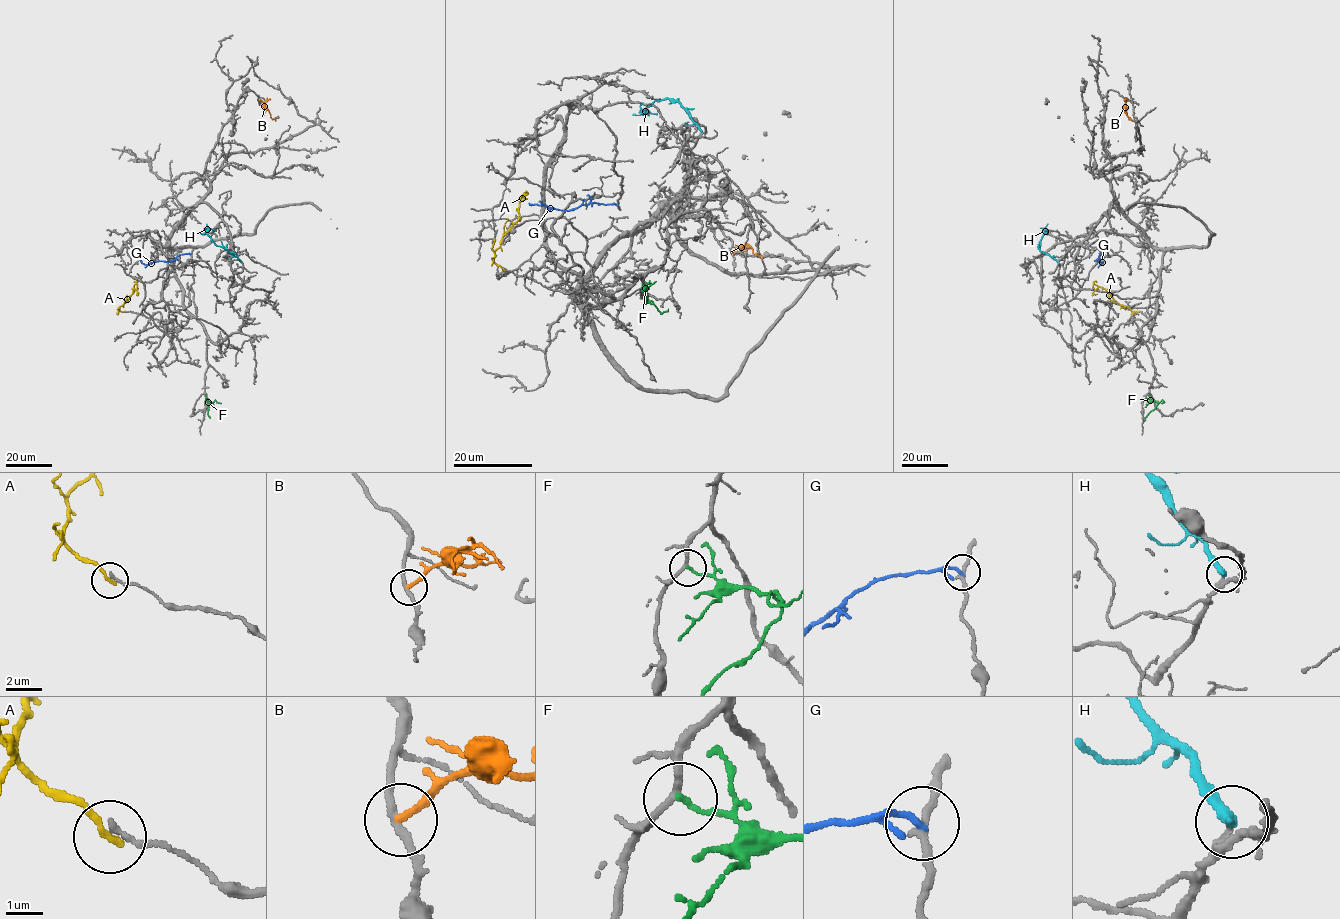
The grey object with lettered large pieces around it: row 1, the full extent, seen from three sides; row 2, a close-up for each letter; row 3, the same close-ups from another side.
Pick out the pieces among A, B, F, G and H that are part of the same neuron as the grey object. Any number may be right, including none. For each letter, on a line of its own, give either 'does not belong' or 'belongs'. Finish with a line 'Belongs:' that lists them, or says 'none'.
A: does not belong
B: does not belong
F: does not belong
G: does not belong
H: does not belong
Belongs: none

